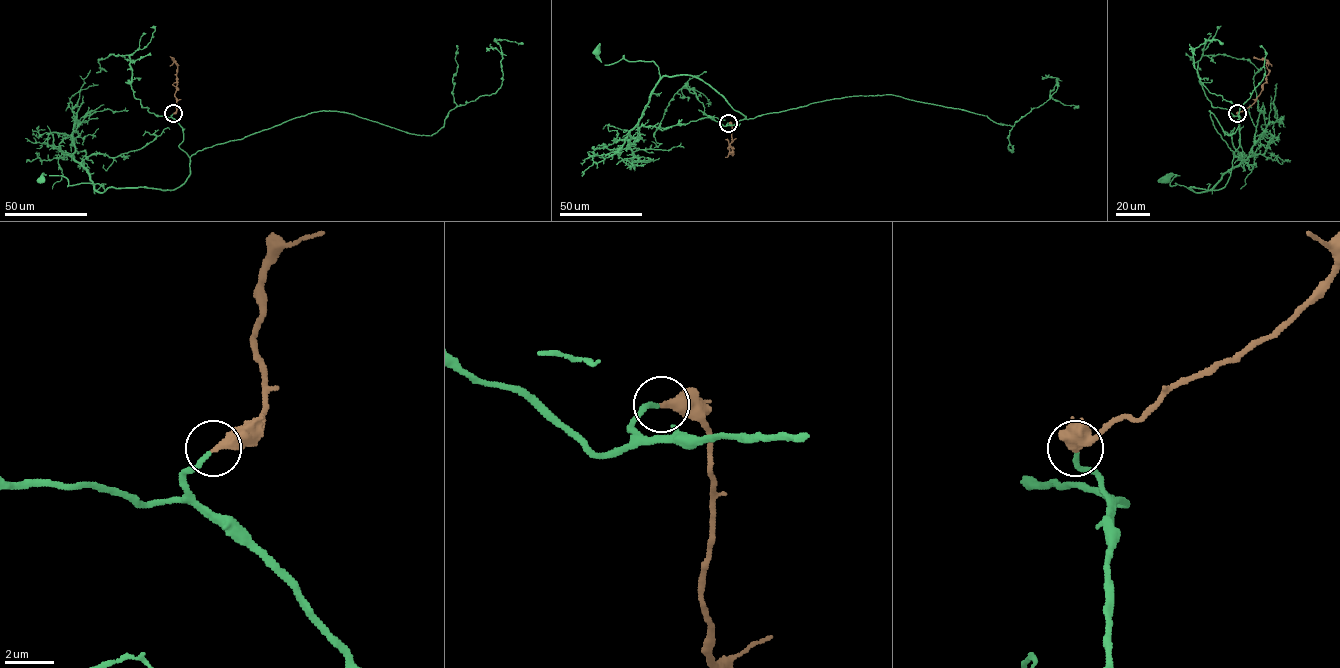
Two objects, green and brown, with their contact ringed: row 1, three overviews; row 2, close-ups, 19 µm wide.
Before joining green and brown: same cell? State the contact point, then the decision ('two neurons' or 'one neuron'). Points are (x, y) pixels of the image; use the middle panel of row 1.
at (728, 123); one neuron

